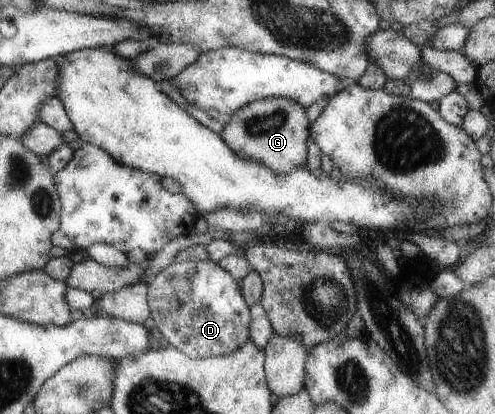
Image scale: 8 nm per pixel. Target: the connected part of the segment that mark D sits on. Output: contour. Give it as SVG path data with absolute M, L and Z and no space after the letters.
M210 260L172 262L147 283L147 304L153 324L186 357L228 355L248 340L248 306L231 277Z

